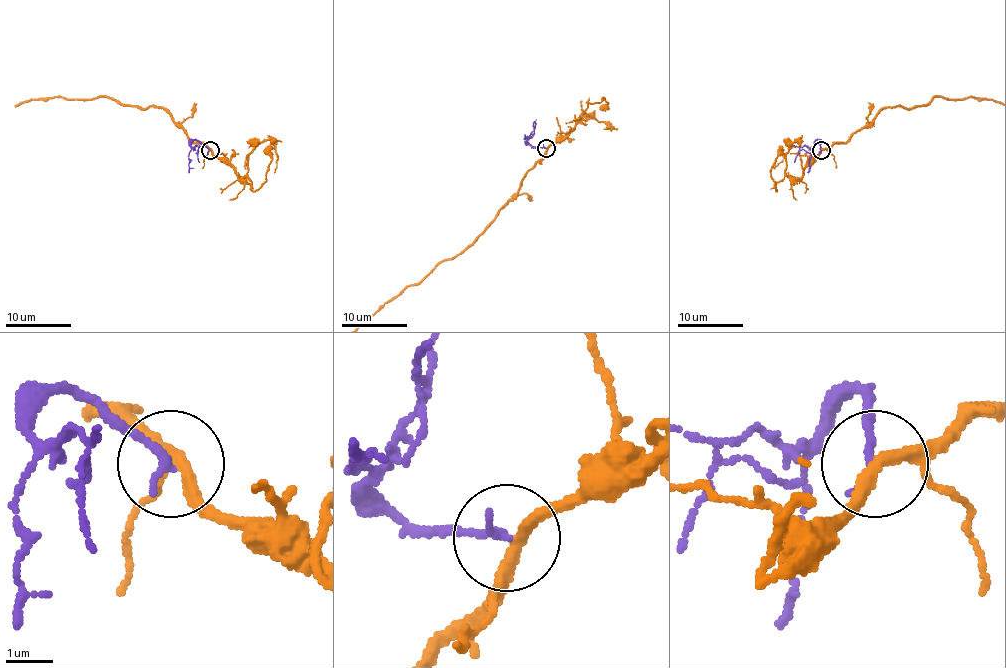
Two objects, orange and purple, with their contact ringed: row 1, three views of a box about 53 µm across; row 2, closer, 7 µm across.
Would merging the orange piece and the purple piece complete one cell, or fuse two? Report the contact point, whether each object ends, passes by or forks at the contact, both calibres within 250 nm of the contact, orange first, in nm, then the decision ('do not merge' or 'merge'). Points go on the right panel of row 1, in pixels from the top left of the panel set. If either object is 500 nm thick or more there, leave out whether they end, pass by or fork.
(821, 150) | orange forks | purple ends | 220/190 nm | do not merge

